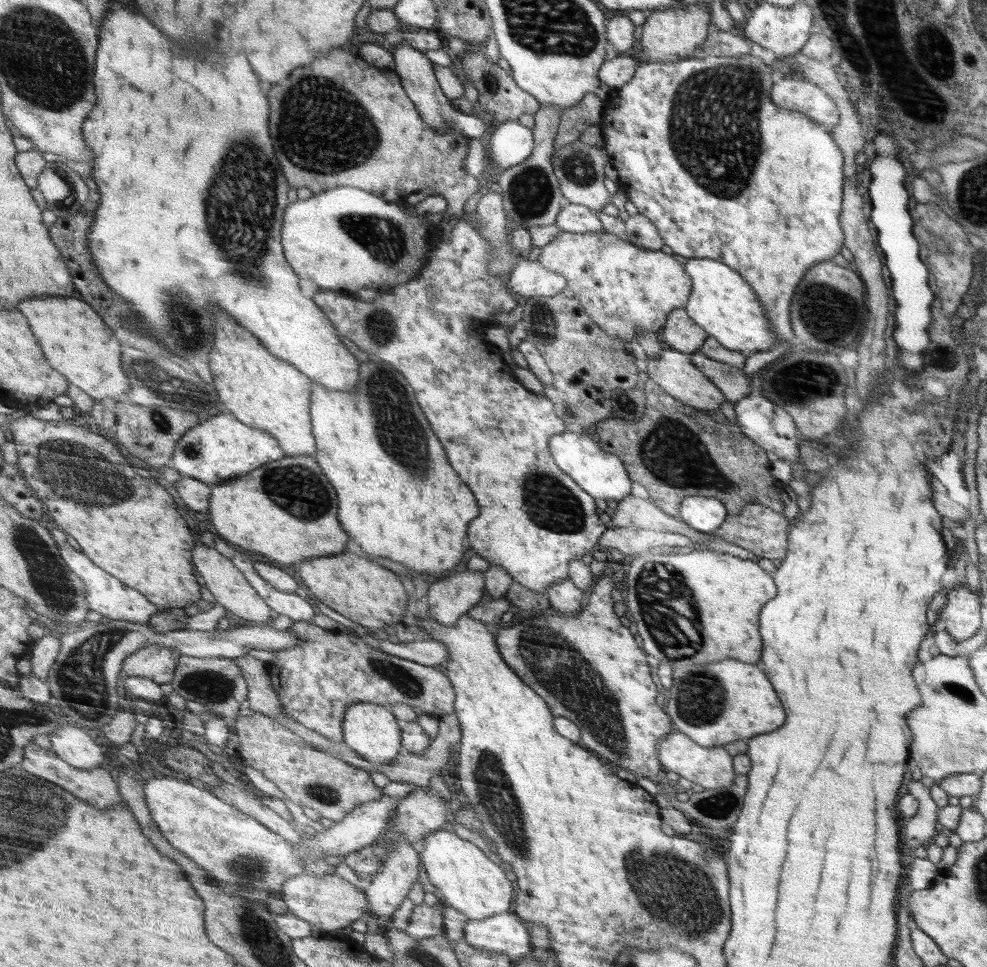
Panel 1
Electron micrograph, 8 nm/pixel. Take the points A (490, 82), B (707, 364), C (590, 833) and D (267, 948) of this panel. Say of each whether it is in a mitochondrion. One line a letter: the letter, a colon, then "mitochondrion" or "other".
A: mitochondrion
B: other
C: other
D: mitochondrion

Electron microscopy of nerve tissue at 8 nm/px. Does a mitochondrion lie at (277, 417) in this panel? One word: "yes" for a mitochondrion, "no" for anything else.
no

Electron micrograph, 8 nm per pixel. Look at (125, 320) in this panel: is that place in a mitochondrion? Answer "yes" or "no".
yes

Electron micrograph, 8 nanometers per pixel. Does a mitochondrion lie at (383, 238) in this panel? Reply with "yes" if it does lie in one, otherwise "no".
yes

